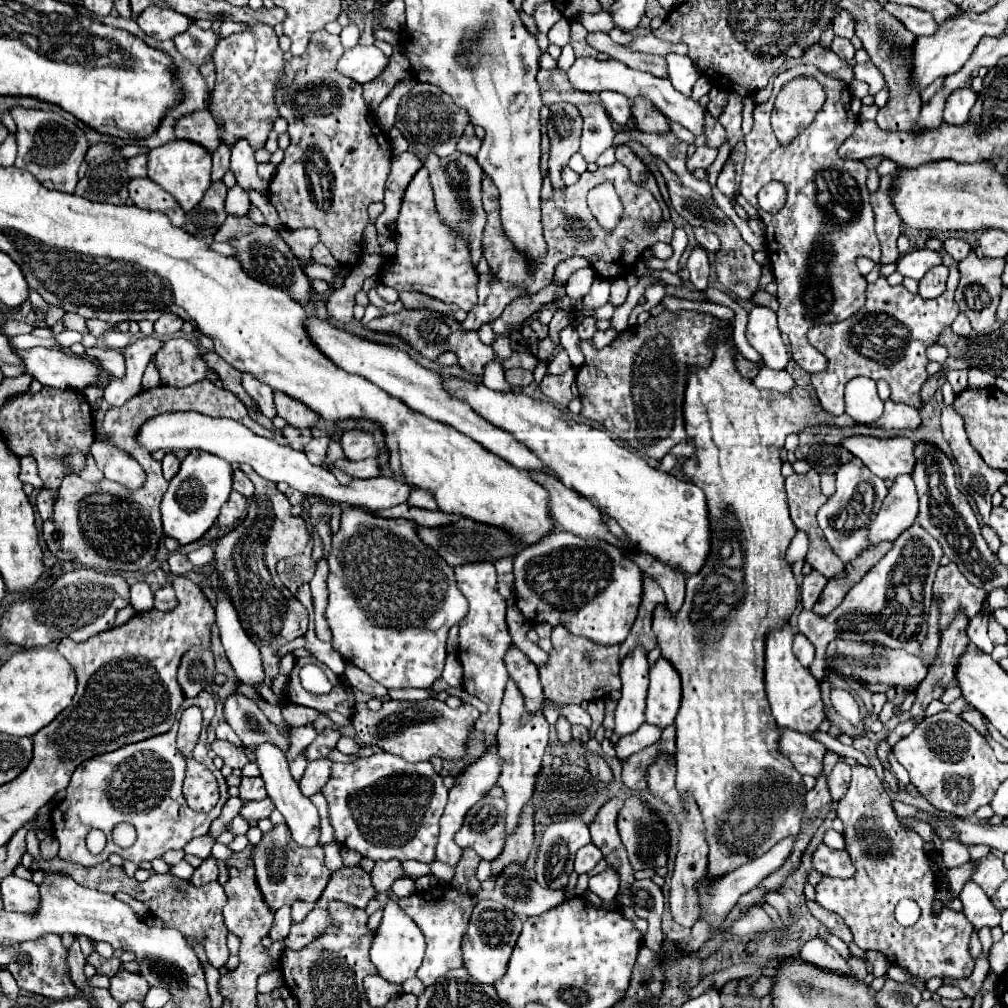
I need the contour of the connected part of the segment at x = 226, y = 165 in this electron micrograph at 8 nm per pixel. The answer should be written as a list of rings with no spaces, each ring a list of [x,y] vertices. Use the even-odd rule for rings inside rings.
[[[222,141],[220,147],[212,153],[212,181],[222,179],[224,173],[230,169],[230,149],[228,145]]]

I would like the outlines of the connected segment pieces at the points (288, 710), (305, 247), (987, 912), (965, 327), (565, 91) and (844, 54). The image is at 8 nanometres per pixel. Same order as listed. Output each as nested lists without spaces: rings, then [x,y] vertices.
[[[286,703],[282,707],[282,715],[288,725],[300,727],[300,725],[312,725],[320,713],[316,709],[308,709],[308,707],[302,707],[296,703]]]
[[[280,229],[280,235],[284,237],[284,241],[288,243],[288,247],[294,251],[294,255],[298,259],[308,261],[310,259],[310,249],[319,242],[320,233],[316,229],[298,229],[298,231]]]
[[[968,881],[962,889],[962,905],[964,905],[964,915],[974,927],[996,927],[1000,925],[1002,913],[992,905],[990,897],[974,883]]]
[[[958,313],[956,321],[952,323],[952,331],[954,331],[956,335],[960,335],[960,337],[970,337],[970,333],[972,333],[972,327],[970,327],[968,319],[966,319],[964,315],[960,315],[960,313]]]
[[[540,69],[540,73],[538,73],[536,79],[538,79],[540,91],[542,91],[542,101],[546,105],[560,102],[577,105],[579,103],[600,101],[598,93],[586,93],[575,90],[570,85],[570,81],[568,81],[568,75],[562,73],[560,69],[550,69],[550,71]]]
[[[834,37],[834,41],[832,41],[832,51],[834,51],[840,59],[852,59],[856,49],[852,47],[852,43],[850,43],[848,39],[844,39],[844,37]]]

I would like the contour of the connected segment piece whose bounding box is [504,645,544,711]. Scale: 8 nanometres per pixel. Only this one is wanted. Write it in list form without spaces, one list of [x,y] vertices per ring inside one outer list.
[[[514,645],[508,647],[504,661],[506,661],[506,669],[508,669],[510,679],[516,681],[518,689],[522,691],[522,695],[528,703],[528,711],[538,711],[540,701],[544,701],[542,685],[538,681],[538,667]]]

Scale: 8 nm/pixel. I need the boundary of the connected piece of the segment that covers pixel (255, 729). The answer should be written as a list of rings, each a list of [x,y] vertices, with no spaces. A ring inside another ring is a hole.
[[[236,687],[232,695],[224,699],[224,719],[246,747],[254,747],[254,743],[264,741],[278,743],[282,751],[290,747],[290,741],[280,737],[278,729],[266,719],[260,707],[250,697],[240,693],[240,687]]]

